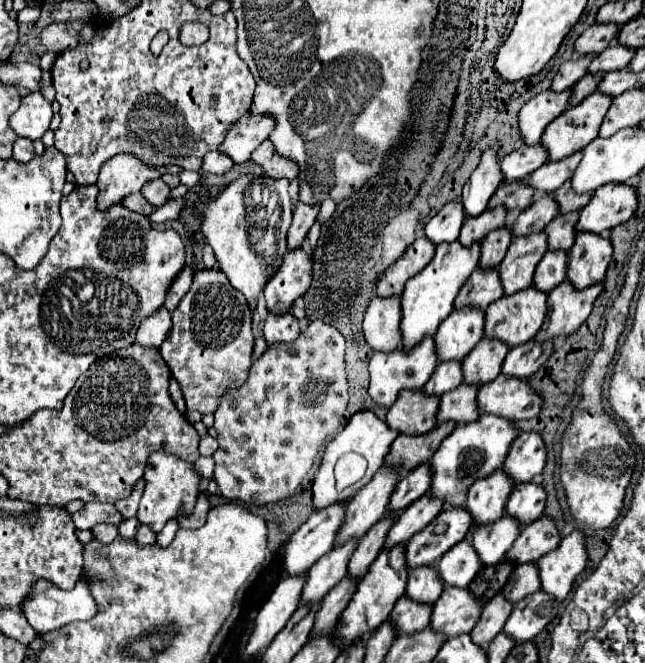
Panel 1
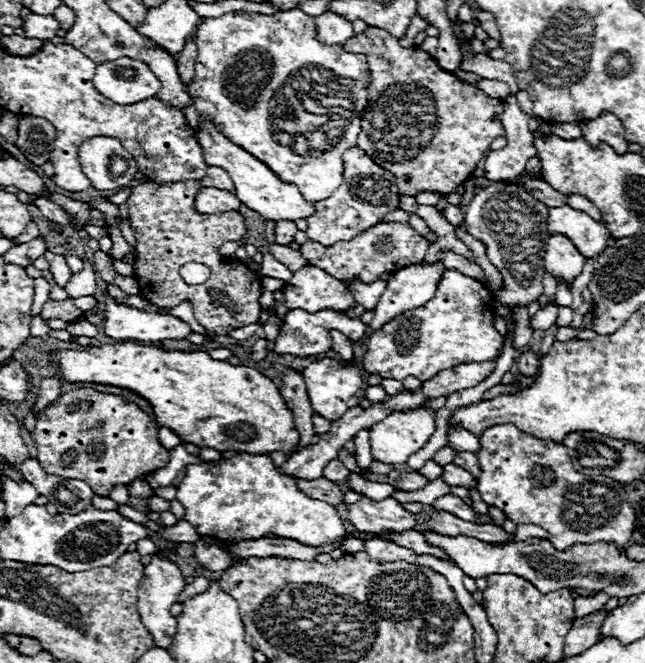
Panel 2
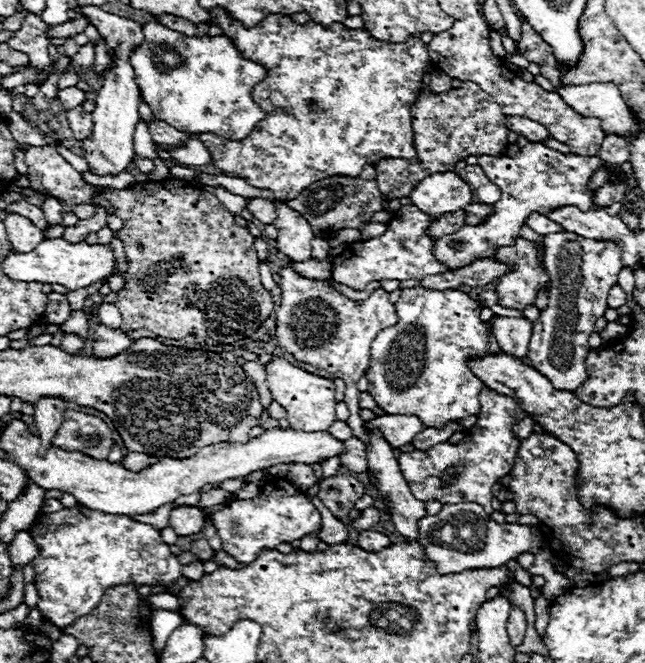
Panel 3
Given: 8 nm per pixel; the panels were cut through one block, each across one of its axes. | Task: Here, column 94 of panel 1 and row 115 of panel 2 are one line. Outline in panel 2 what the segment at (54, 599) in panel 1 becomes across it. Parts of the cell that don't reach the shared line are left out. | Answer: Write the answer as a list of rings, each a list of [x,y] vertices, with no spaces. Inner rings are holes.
[[[604,112],[600,118],[580,122],[578,126],[582,128],[582,136],[586,138],[586,142],[590,142],[590,146],[608,144],[618,154],[628,152],[628,142],[624,138],[624,126],[614,114]]]

